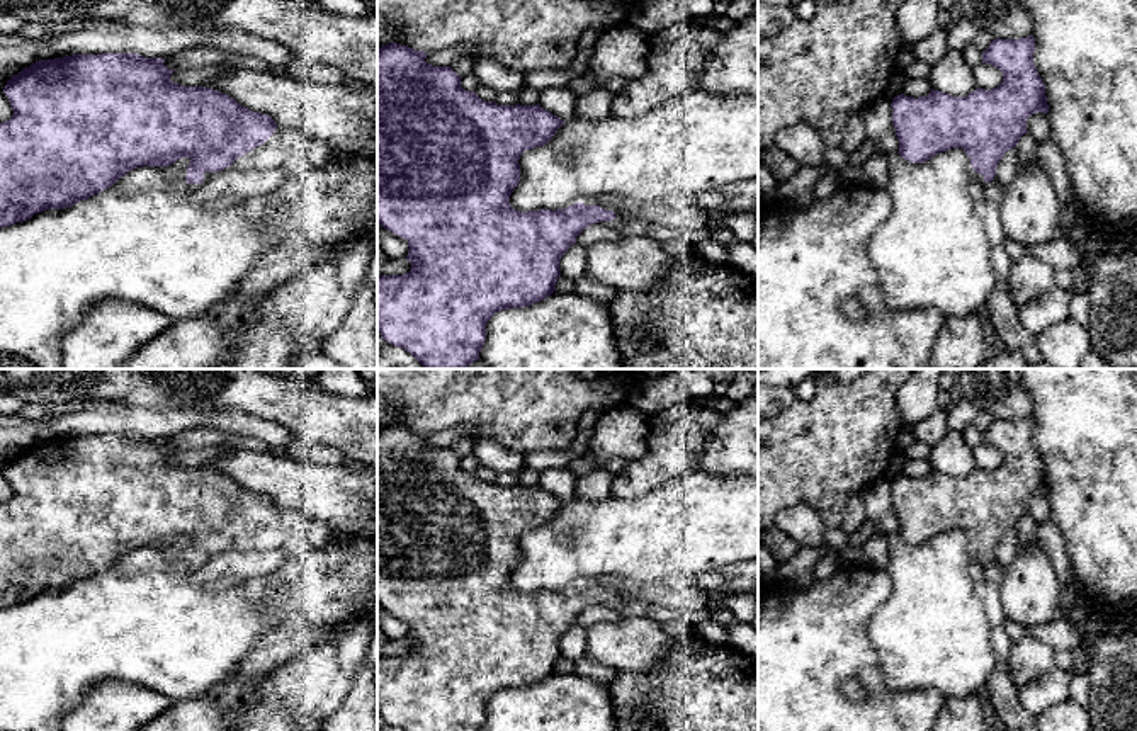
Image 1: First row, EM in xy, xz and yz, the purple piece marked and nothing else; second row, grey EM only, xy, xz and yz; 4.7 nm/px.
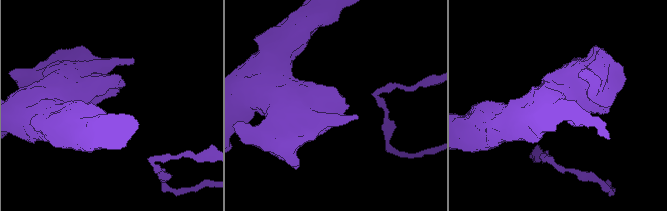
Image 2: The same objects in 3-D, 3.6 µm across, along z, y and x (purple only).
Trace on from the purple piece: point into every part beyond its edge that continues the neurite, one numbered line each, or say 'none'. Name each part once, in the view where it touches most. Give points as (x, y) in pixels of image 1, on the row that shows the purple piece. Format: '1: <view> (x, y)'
none

